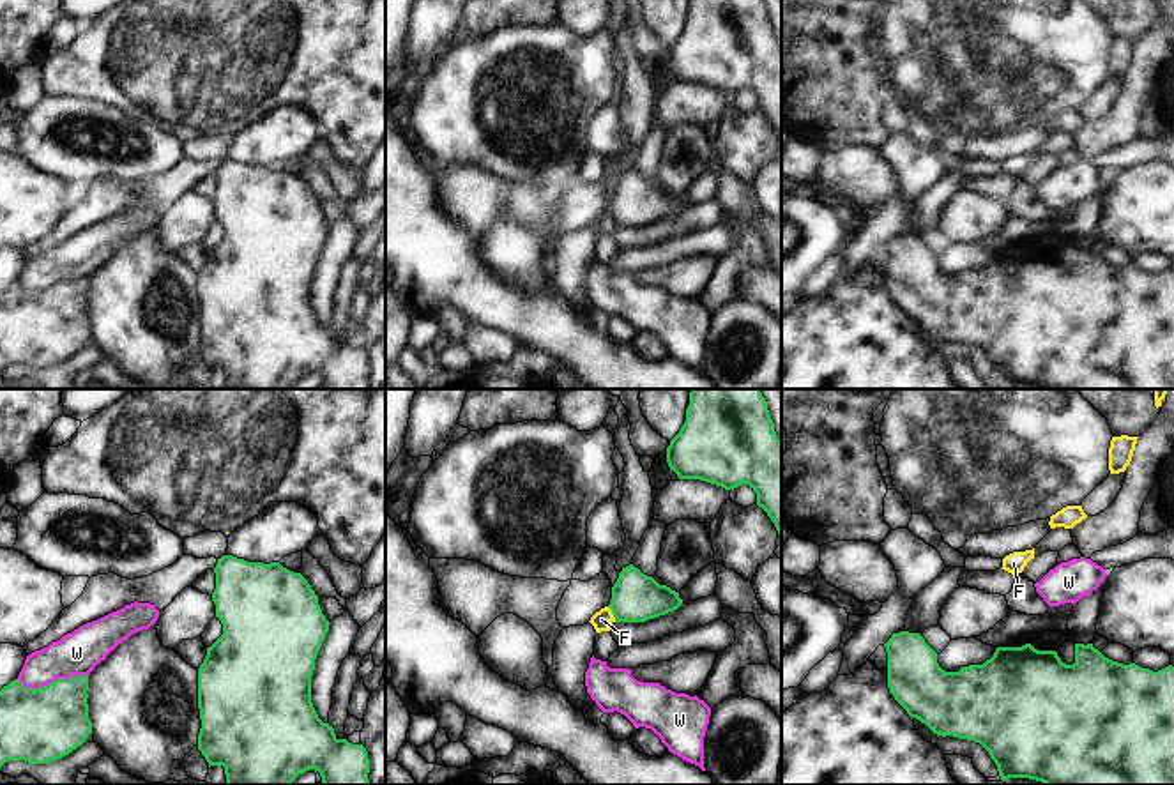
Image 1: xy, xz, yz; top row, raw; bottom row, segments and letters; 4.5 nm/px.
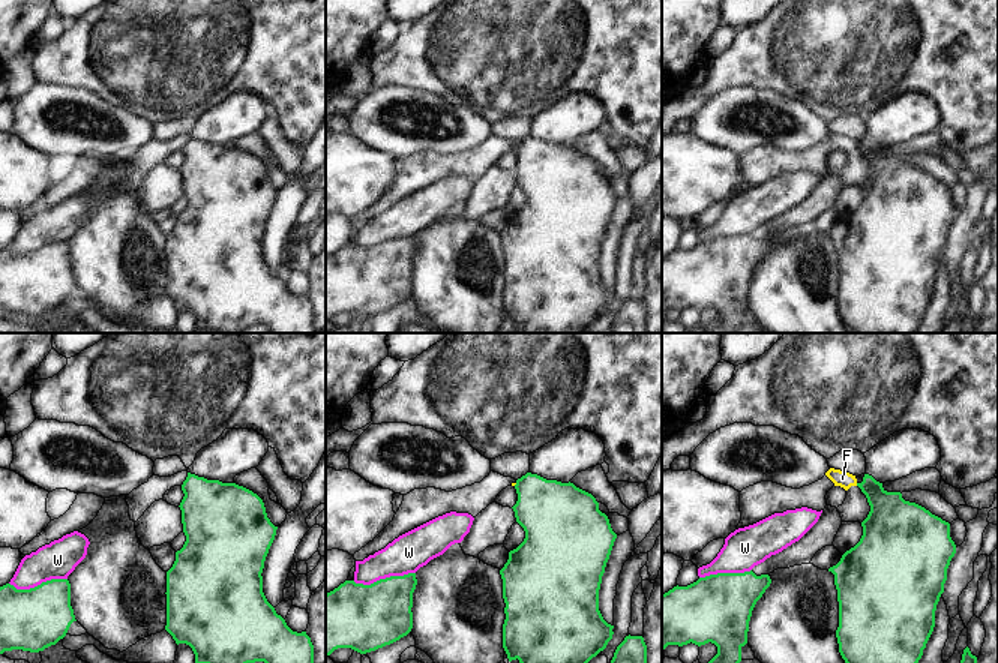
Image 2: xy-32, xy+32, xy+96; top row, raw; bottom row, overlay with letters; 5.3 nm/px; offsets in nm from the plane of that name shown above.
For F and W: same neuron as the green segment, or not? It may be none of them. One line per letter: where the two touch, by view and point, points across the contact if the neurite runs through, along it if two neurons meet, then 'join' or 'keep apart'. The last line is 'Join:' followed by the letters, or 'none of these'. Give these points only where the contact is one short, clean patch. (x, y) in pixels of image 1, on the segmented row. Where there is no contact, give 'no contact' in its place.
F: xz (612, 612) | along xz (607, 607), (616, 621) | keep apart
W: xy (53, 681) | keep apart
Join: none of these

